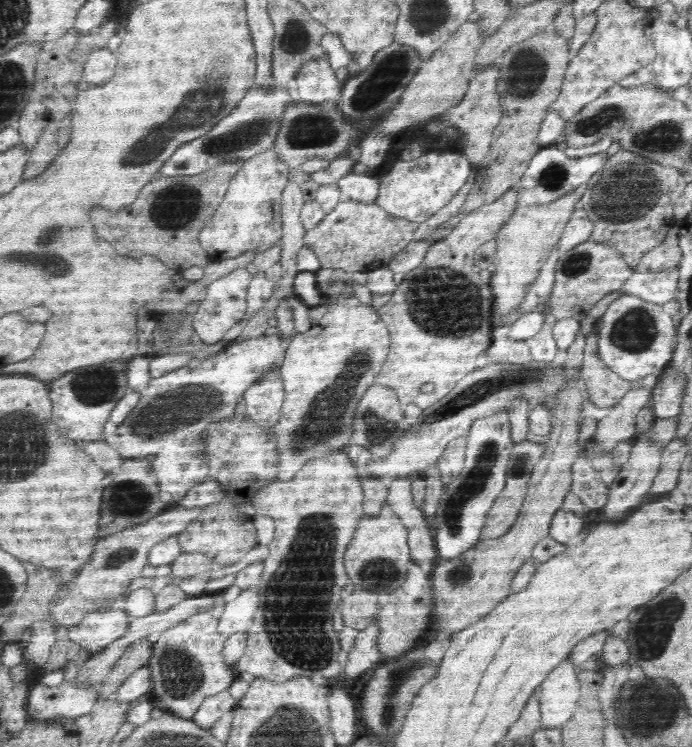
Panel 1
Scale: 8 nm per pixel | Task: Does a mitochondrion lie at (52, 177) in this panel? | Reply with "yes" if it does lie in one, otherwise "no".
no

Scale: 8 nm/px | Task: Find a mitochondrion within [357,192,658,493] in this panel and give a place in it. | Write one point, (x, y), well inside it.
(434, 284)

